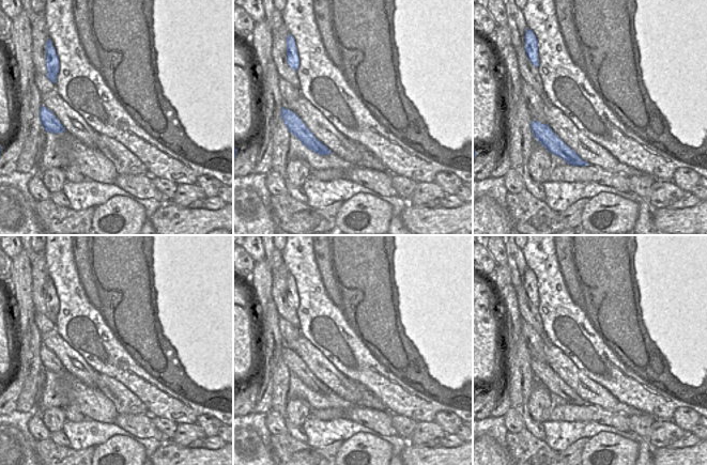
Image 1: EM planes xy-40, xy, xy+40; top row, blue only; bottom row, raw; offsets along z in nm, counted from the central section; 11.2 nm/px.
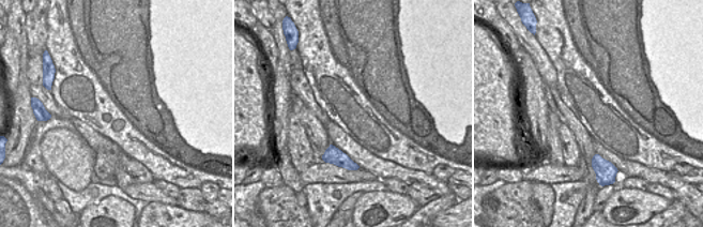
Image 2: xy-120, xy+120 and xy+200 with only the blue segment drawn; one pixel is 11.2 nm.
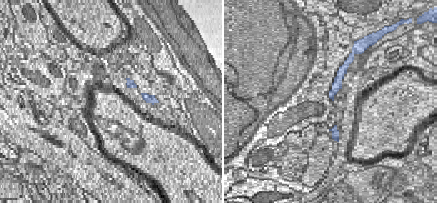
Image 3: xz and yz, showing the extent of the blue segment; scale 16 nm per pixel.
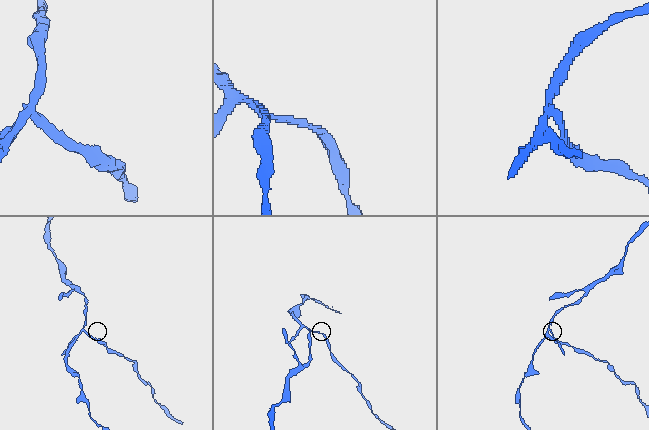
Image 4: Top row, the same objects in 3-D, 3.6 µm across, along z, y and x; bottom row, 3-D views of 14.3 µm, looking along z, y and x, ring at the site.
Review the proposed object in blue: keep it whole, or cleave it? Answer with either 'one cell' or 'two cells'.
two cells

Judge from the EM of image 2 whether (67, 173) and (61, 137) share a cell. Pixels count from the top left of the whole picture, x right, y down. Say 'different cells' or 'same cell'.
same cell

